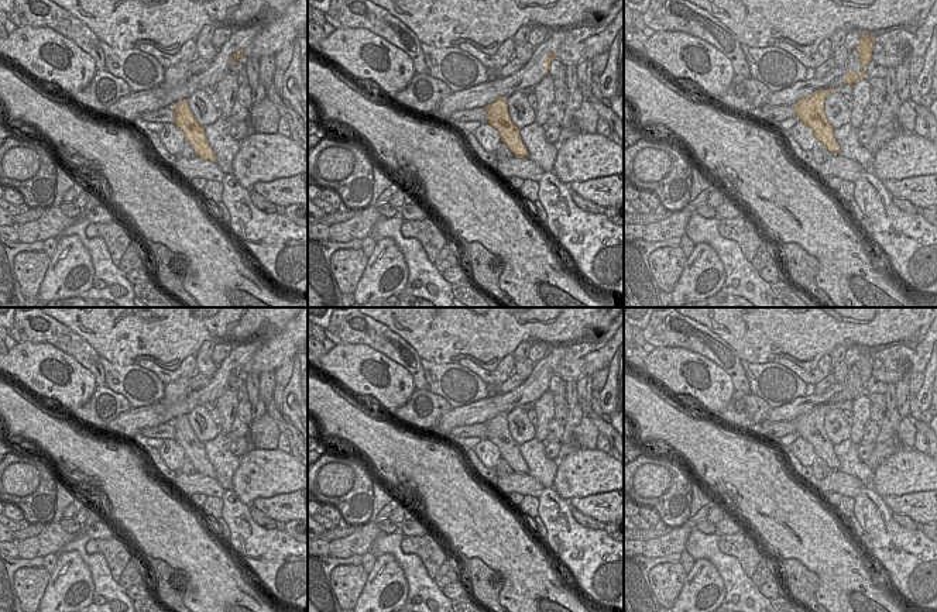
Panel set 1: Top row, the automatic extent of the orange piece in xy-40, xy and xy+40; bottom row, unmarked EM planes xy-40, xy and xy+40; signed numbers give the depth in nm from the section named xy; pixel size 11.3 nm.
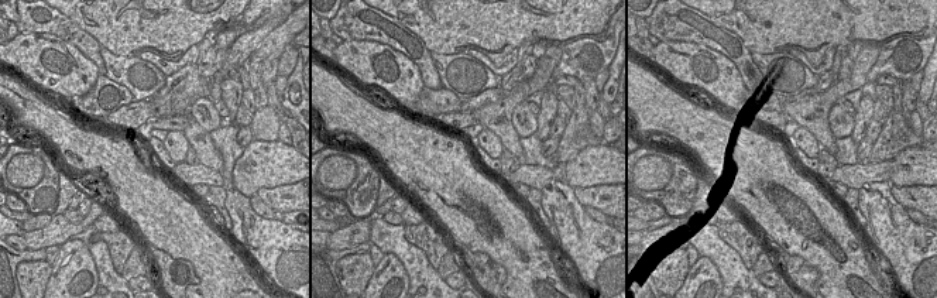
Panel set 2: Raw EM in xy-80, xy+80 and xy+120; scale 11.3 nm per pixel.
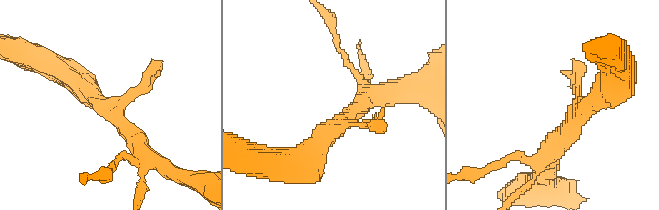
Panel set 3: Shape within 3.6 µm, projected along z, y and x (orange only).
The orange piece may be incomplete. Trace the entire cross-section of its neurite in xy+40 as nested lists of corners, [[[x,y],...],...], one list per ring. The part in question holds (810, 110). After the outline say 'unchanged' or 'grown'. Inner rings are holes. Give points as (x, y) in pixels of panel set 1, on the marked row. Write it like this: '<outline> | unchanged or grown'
[[[838,89],[817,90],[810,97],[794,103],[793,109],[796,110],[797,121],[810,127],[817,141],[820,141],[831,154],[840,154],[840,145],[834,137],[834,128],[824,114],[824,100],[834,92],[838,92]]] | unchanged

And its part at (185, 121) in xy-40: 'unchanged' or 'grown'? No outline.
unchanged

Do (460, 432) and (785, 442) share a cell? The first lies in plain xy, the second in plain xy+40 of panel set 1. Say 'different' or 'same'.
different

